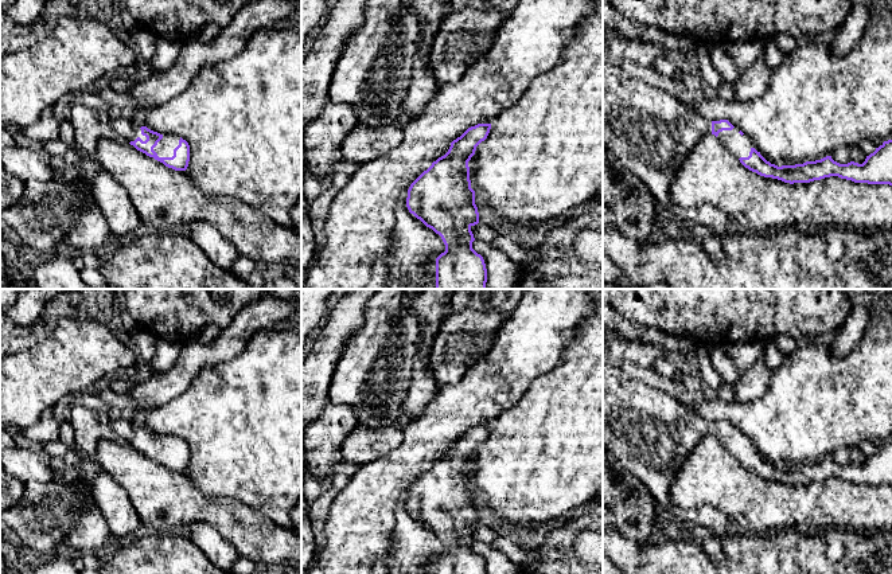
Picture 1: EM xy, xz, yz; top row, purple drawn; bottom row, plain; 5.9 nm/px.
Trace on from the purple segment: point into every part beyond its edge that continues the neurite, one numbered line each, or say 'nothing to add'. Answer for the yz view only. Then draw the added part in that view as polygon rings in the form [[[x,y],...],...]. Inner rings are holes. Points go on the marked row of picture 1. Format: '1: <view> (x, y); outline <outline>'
1: yz (739, 145); outline [[[739,128],[732,130],[722,130],[718,133],[717,138],[725,145],[725,148],[735,155],[737,159],[748,157],[752,148],[756,149],[753,142],[747,134],[740,134]]]

